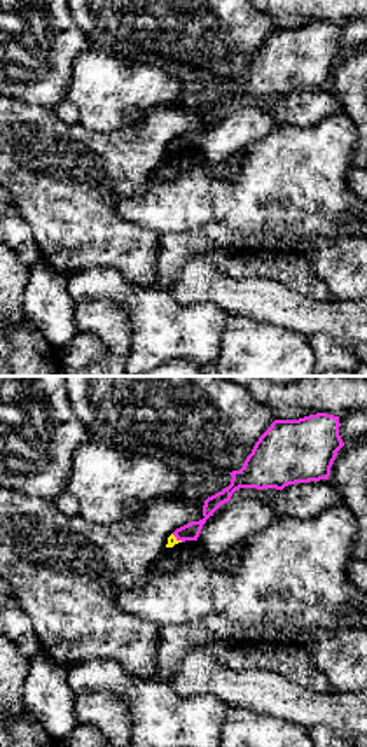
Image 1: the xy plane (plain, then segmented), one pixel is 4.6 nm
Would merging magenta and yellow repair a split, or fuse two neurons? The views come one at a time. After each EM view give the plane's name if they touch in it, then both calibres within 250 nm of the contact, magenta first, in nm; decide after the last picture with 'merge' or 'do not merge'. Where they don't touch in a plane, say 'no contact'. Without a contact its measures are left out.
contact in xy; calibres 80 and 50 nm

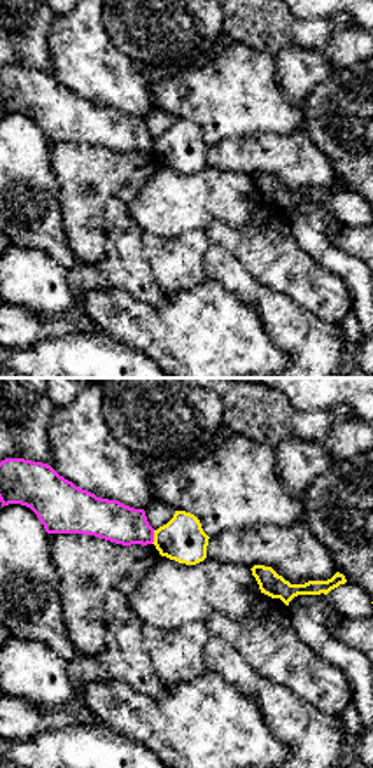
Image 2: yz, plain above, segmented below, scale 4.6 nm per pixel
contact in yz; calibres 190 and 200 nm

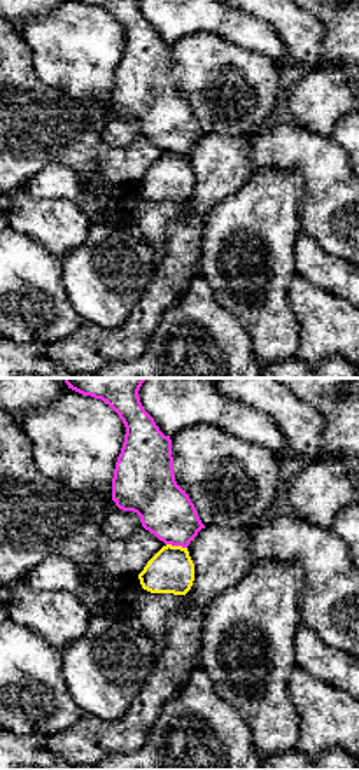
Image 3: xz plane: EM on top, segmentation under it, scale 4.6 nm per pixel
contact in xz; calibres 240 and 200 nm

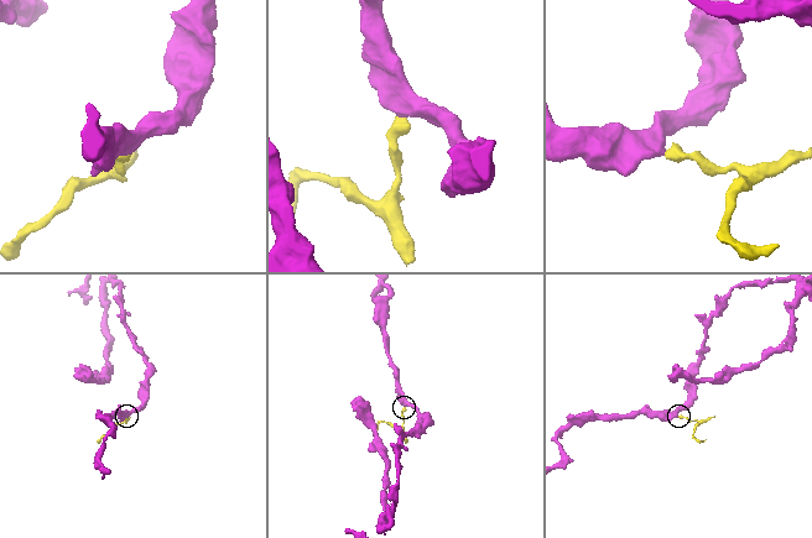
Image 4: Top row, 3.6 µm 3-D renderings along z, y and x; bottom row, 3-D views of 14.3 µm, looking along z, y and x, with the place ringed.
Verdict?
do not merge

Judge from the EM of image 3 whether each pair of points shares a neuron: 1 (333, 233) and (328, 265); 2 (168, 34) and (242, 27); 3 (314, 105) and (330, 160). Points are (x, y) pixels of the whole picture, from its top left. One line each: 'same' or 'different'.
1: different
2: same
3: different

